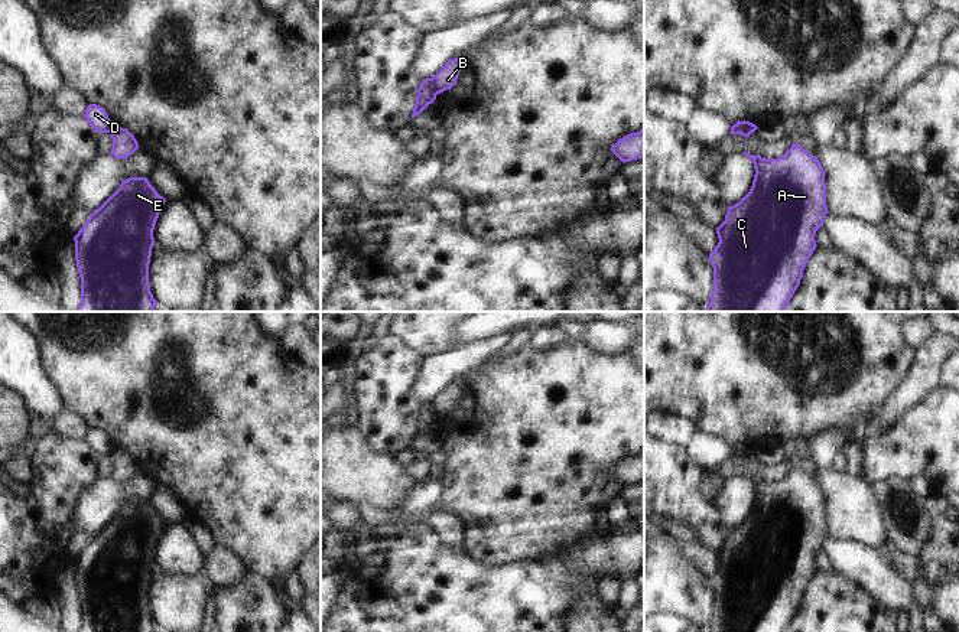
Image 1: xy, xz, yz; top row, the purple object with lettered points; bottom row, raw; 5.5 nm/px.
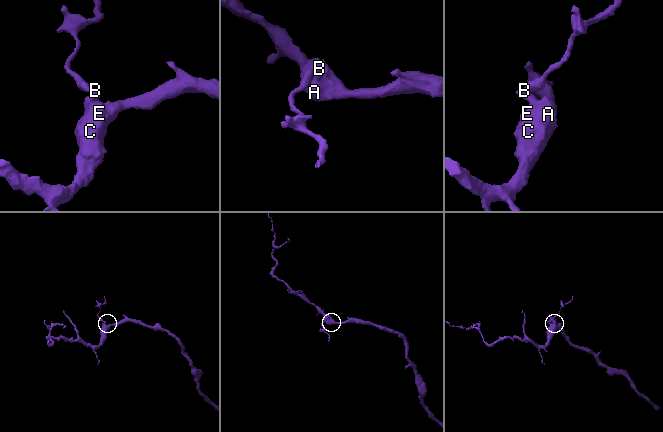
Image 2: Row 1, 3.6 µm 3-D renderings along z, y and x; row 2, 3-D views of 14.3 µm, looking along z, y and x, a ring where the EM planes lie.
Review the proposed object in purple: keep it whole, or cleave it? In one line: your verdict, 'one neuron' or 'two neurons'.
two neurons

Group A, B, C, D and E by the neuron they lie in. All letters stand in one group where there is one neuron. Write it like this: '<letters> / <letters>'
A B C E / D

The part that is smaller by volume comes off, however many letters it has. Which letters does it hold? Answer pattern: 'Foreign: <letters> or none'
Foreign: D

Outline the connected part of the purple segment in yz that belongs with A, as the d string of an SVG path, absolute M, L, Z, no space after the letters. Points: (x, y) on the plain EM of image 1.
M791 468L791 470L778 482L765 482L761 479L752 479L750 476L742 476L748 479L755 492L752 509L750 515L735 528L728 530L725 544L716 551L719 561L718 569L709 577L711 587L713 590L713 613L711 616L711 625L706 632L786 632L794 615L797 613L800 603L803 600L803 593L816 573L815 558L816 554L823 550L823 541L829 535L826 531L826 506L825 495L816 479L807 476L800 468Z

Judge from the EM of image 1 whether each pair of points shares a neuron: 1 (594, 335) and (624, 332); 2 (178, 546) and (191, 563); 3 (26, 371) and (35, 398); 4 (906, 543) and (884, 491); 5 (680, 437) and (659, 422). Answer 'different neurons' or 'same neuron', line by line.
1: same neuron
2: same neuron
3: same neuron
4: same neuron
5: same neuron

